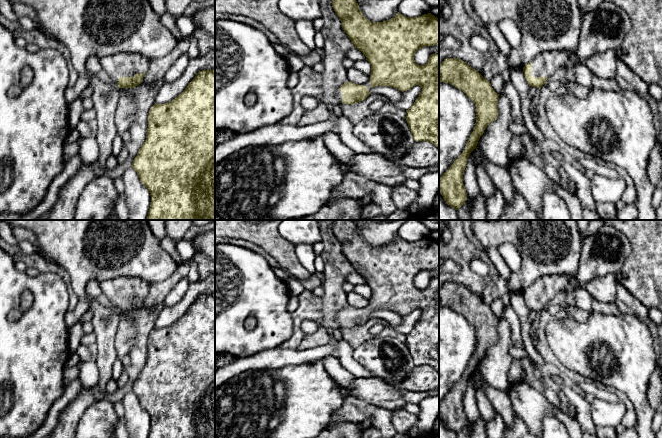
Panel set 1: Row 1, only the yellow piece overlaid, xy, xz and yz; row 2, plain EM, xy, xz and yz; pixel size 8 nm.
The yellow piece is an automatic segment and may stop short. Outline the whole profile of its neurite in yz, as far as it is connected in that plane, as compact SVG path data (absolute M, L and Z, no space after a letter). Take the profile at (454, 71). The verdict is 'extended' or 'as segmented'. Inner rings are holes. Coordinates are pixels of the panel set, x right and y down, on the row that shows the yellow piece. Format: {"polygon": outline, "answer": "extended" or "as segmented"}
{"polygon": "M446 58L439 65L439 82L452 84L462 90L476 107L476 123L465 150L439 178L439 192L448 205L458 210L467 200L463 174L468 157L486 127L497 119L500 95L493 90L490 81L458 58Z", "answer": "as segmented"}

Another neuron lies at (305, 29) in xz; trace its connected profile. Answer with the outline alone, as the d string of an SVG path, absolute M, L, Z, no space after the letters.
M299 20L295 22L295 29L299 38L311 49L315 50L315 35L316 30L313 22L308 20Z

